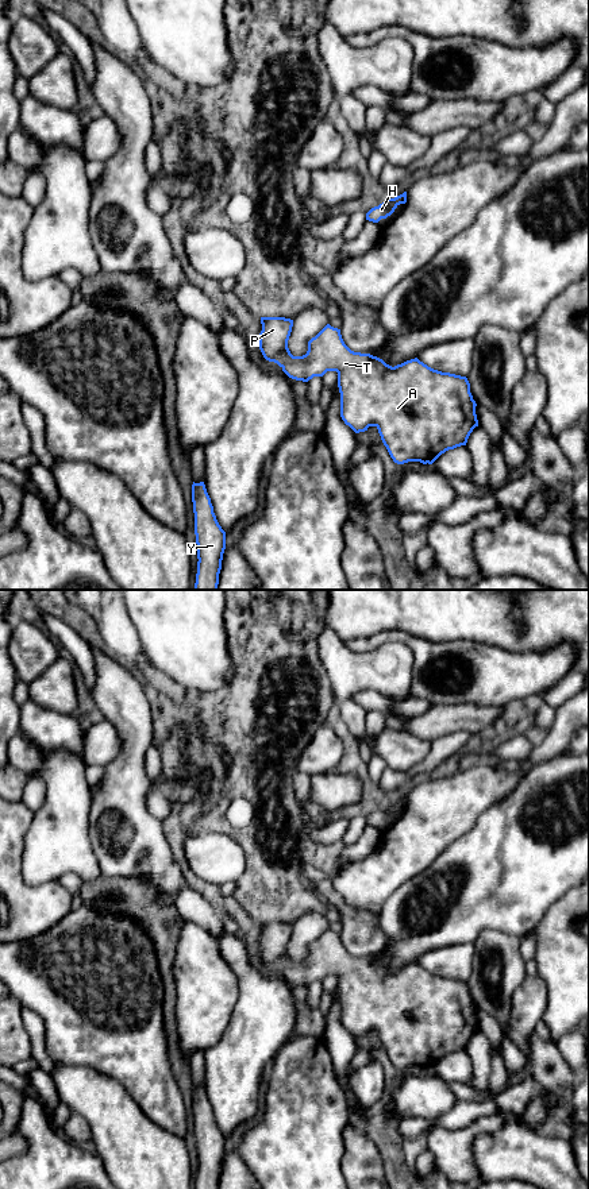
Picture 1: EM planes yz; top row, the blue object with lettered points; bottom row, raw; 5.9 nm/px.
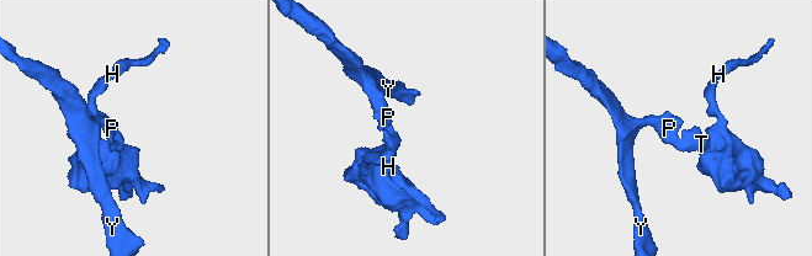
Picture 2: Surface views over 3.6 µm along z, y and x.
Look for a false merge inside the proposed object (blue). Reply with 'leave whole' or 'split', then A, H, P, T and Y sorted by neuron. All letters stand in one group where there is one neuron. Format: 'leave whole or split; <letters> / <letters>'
leave whole; A H P T Y

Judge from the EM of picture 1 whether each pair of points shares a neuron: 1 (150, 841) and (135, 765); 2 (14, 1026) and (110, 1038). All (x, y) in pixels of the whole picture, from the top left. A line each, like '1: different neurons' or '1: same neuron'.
1: same neuron
2: different neurons

